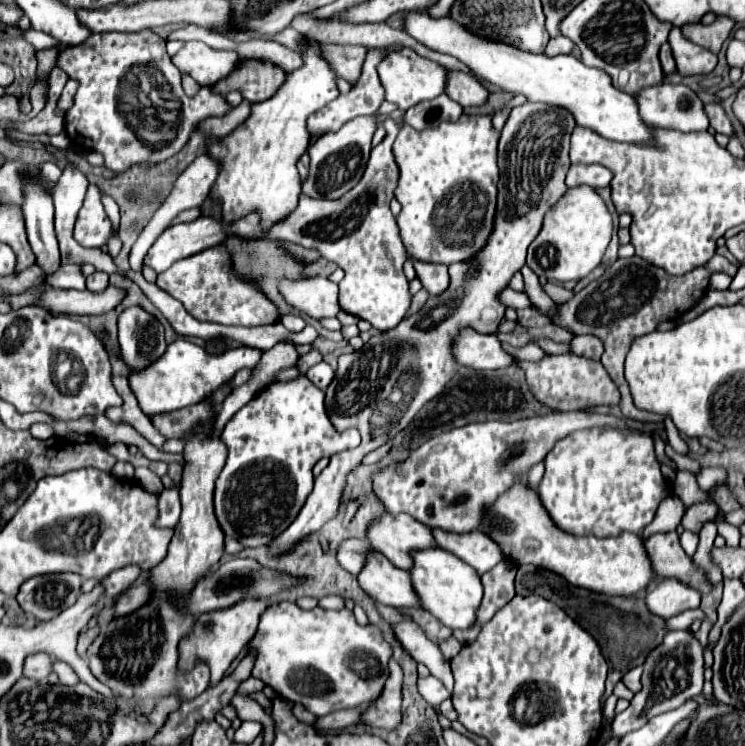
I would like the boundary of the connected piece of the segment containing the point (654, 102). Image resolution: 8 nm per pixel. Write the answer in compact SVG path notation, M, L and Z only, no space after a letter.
M662 84L662 86L648 86L642 90L642 94L634 94L634 100L638 102L638 114L648 124L654 124L658 128L676 128L680 132L696 132L696 130L708 130L708 118L704 114L704 104L700 98L684 84Z

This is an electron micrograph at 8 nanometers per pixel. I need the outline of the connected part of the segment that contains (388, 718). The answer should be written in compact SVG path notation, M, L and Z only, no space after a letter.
M390 658L390 678L386 680L384 692L382 692L380 700L368 712L364 712L362 722L372 724L372 726L380 726L386 730L396 728L402 720L400 686L402 686L402 670L400 670L398 662L394 658Z

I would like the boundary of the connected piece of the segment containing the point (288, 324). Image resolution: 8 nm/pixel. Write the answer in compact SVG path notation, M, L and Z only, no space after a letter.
M284 316L280 322L284 324L284 328L288 332L300 332L306 326L306 322L300 316Z

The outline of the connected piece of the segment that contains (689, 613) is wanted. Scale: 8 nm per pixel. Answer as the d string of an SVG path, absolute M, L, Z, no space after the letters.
M686 610L686 612L682 612L682 614L674 616L674 618L668 618L666 626L670 626L672 630L674 628L682 628L684 630L684 628L690 628L694 618L702 618L704 620L704 612L700 612L700 610Z

